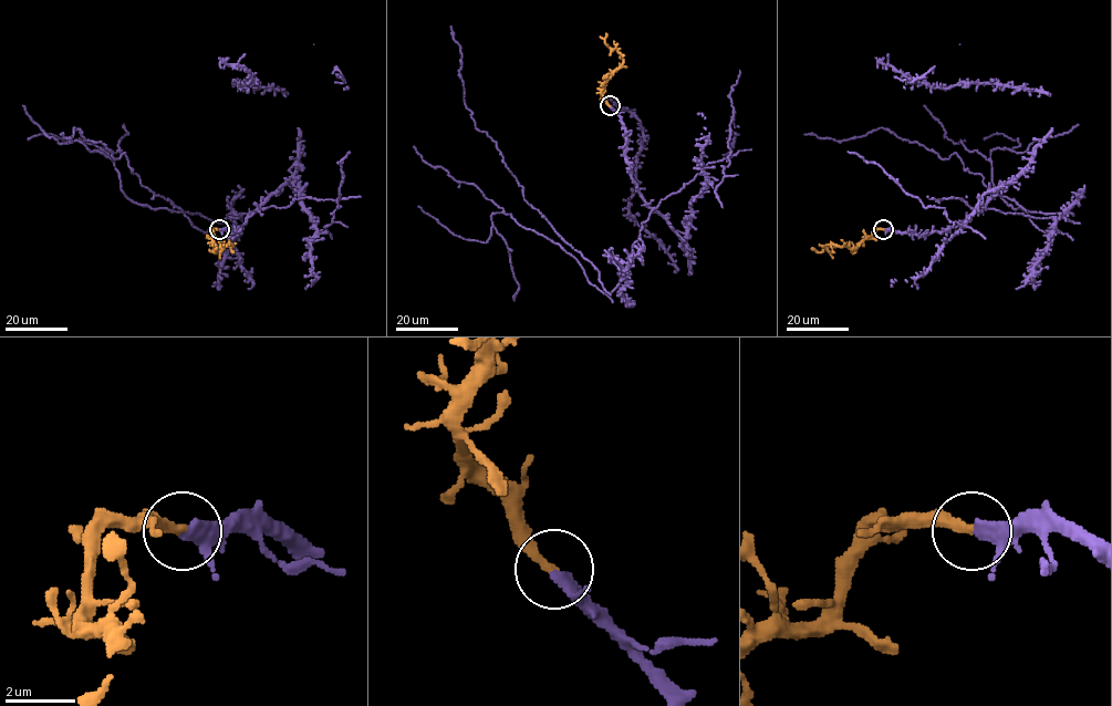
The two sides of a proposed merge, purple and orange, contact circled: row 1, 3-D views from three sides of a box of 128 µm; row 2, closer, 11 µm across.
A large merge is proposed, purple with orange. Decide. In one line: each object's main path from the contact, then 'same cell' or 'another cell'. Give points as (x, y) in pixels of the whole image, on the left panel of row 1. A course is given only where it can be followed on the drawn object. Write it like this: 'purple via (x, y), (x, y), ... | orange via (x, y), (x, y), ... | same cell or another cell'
purple via (219, 229), (236, 234), (261, 208), (218, 220), (172, 211), (124, 153), (60, 134) | orange via (219, 229), (211, 230), (212, 241), (222, 248), (232, 246), (226, 245), (214, 252), (216, 248) | same cell

